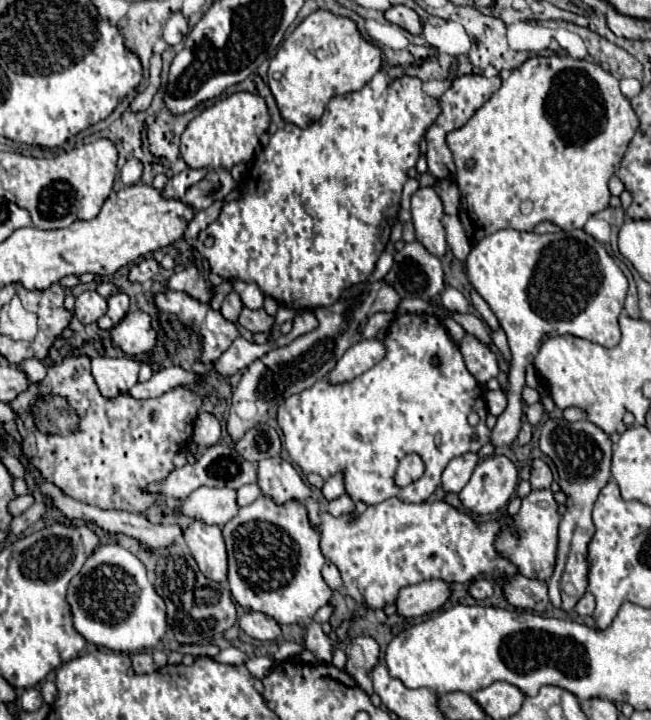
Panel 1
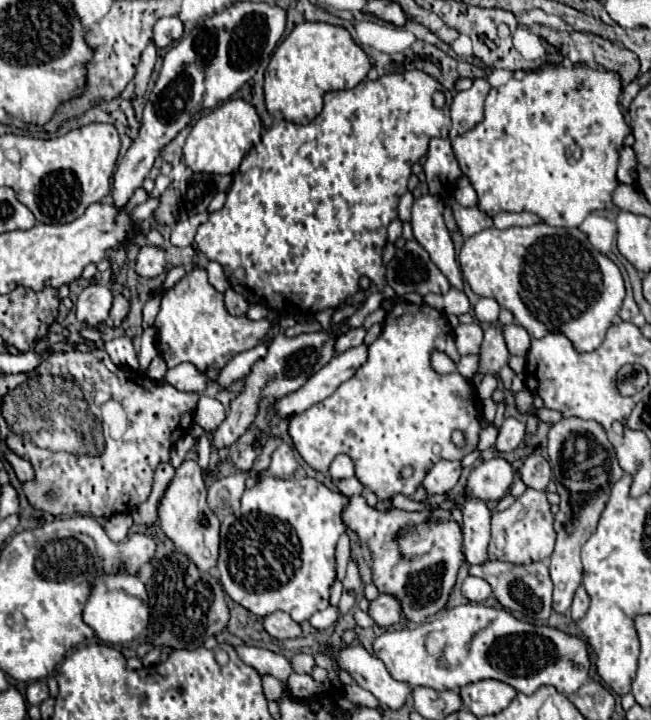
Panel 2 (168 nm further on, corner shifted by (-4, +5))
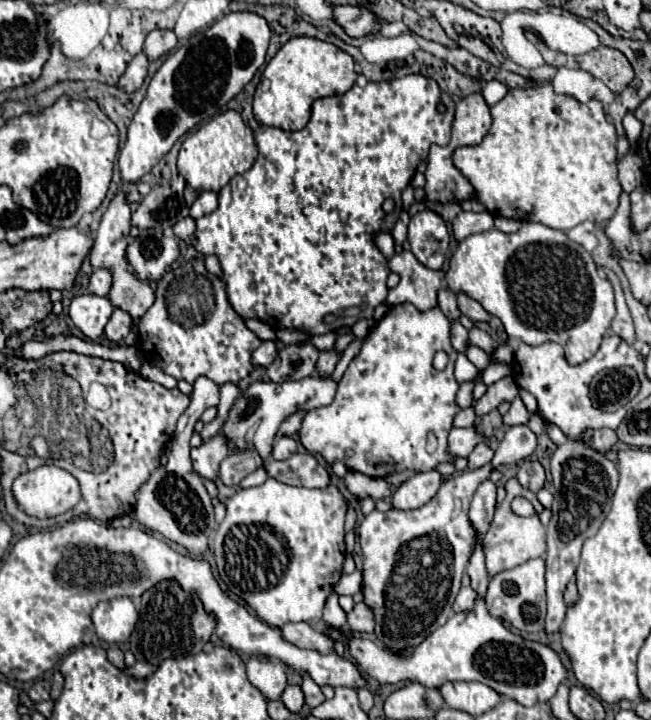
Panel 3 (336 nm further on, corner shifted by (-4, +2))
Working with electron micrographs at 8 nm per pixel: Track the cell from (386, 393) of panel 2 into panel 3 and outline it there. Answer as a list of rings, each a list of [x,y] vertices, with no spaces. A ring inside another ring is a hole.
[[[411,303],[395,305],[387,311],[387,315],[369,331],[363,341],[361,353],[351,361],[343,379],[339,381],[337,395],[331,405],[317,407],[303,417],[299,437],[301,445],[315,455],[321,455],[327,465],[335,461],[343,461],[347,469],[359,471],[367,477],[387,477],[401,471],[431,471],[441,463],[453,463],[457,457],[449,453],[447,435],[453,427],[455,415],[461,407],[455,401],[459,383],[453,377],[453,365],[457,359],[457,351],[449,341],[449,319],[443,315],[439,307],[429,311],[419,311]],[[437,351],[445,351],[449,355],[447,369],[437,371],[433,367],[433,355]],[[433,433],[439,441],[437,451],[427,453],[427,435]],[[351,449],[355,455],[347,457],[345,451]]]

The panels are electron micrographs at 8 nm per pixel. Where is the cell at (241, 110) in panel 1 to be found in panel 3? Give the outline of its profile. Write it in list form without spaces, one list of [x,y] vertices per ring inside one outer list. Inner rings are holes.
[[[225,111],[215,119],[211,119],[209,123],[201,125],[195,133],[191,133],[185,139],[179,151],[177,167],[179,173],[185,177],[185,181],[197,191],[219,191],[235,175],[247,171],[253,165],[257,153],[259,151],[251,127],[241,119],[237,111]]]

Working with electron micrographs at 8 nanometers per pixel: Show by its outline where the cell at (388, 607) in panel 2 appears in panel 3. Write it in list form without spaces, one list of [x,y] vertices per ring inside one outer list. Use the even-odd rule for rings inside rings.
[[[357,603],[351,613],[347,613],[347,625],[351,631],[359,633],[373,633],[375,629],[375,615],[365,603]]]

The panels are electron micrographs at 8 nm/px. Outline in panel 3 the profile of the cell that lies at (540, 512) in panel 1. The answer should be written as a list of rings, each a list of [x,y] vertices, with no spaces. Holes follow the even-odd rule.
[[[509,479],[505,483],[505,489],[507,489],[507,497],[505,501],[497,507],[495,511],[495,517],[493,517],[493,523],[483,539],[483,549],[485,549],[485,559],[487,559],[487,571],[489,571],[489,577],[491,575],[497,575],[499,571],[505,571],[505,569],[511,569],[511,567],[517,567],[517,565],[523,565],[525,561],[529,559],[535,559],[535,557],[545,557],[545,527],[543,523],[539,521],[539,513],[543,511],[543,505],[537,501],[537,495],[531,493],[529,489],[521,487],[521,483],[517,479]],[[515,497],[525,497],[533,503],[537,515],[533,517],[519,517],[511,511],[511,501]]]

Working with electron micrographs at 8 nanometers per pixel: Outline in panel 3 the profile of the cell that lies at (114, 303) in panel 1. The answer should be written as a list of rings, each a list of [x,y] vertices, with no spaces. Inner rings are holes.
[[[115,309],[109,323],[105,325],[105,337],[113,343],[121,343],[127,333],[131,329],[131,315],[127,315],[127,311],[123,309]]]

